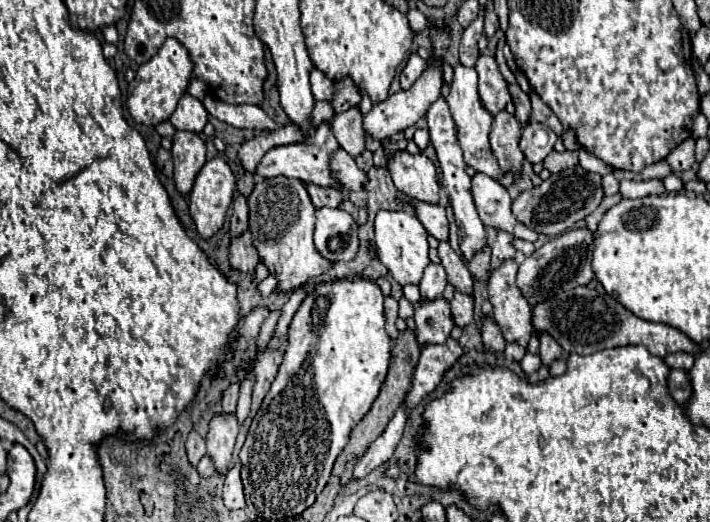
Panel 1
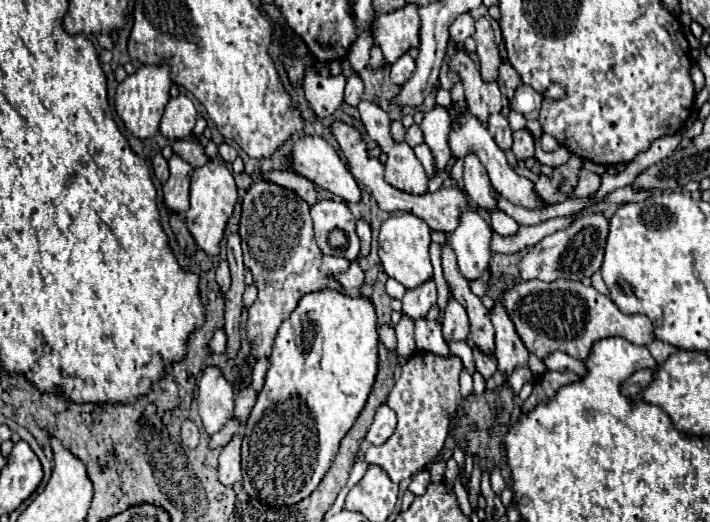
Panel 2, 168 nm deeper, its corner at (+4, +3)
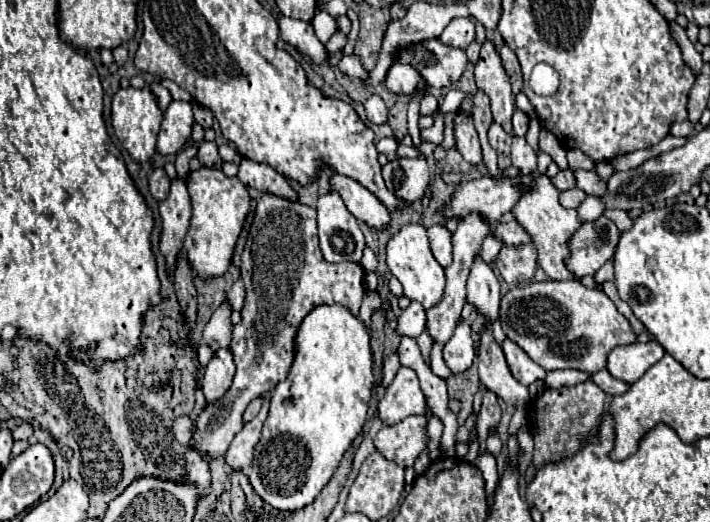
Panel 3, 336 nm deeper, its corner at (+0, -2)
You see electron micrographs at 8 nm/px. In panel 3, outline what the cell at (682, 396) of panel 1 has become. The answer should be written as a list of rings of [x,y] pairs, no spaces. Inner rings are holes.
[[[601,369],[601,371],[593,373],[593,375],[591,375],[591,381],[597,383],[597,385],[599,385],[607,395],[611,395],[611,397],[613,397],[613,395],[621,395],[621,393],[625,393],[625,391],[629,389],[627,383],[623,383],[623,381],[619,381],[619,379],[613,379],[607,369]]]

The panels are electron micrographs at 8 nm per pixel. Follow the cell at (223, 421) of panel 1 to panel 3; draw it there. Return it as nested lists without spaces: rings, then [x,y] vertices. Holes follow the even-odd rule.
[[[217,349],[213,359],[207,363],[201,379],[201,389],[205,399],[215,401],[223,397],[223,393],[231,387],[233,375],[235,375],[233,353],[229,349]]]

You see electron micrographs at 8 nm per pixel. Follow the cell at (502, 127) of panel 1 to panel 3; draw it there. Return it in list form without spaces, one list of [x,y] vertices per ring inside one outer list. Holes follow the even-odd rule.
[[[493,123],[489,127],[489,145],[497,151],[497,153],[503,153],[503,155],[509,155],[509,149],[511,149],[511,135],[503,131],[503,127],[499,123]]]

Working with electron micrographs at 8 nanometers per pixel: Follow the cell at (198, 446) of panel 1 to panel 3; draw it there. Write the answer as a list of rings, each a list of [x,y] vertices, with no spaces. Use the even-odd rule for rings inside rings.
[[[183,415],[183,417],[177,417],[173,421],[173,427],[171,427],[171,433],[175,435],[175,441],[179,441],[181,445],[187,445],[191,441],[191,435],[193,435],[193,421]]]

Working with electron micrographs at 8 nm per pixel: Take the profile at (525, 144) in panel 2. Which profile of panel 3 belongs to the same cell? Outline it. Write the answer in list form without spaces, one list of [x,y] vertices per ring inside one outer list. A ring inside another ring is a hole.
[[[513,137],[511,145],[511,163],[521,173],[533,173],[537,169],[535,149],[525,141],[525,137]]]

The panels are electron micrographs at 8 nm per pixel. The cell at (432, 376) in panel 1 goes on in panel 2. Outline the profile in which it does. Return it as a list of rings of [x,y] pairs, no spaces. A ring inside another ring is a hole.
[[[417,352],[407,358],[403,372],[395,382],[387,406],[397,414],[397,428],[393,436],[383,446],[367,448],[367,464],[379,464],[391,476],[395,484],[405,478],[415,476],[425,464],[429,464],[437,452],[443,448],[443,442],[449,432],[449,412],[457,410],[461,400],[459,394],[459,372],[463,370],[461,358],[455,354],[439,356],[433,352]]]

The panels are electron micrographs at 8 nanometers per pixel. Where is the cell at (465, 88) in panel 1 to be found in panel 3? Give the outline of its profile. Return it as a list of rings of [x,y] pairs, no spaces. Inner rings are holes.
[[[541,175],[535,181],[535,185],[527,193],[521,195],[521,199],[517,201],[517,205],[513,209],[513,215],[527,229],[527,233],[533,237],[533,241],[535,241],[535,245],[539,249],[539,267],[547,273],[547,277],[553,279],[553,281],[577,279],[565,265],[567,253],[571,253],[567,249],[567,241],[579,229],[579,225],[583,225],[583,223],[581,223],[575,209],[565,209],[559,203],[559,191],[555,189],[551,177]]]

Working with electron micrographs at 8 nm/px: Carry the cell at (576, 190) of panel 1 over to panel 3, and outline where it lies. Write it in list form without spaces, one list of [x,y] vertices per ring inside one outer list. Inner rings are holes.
[[[563,169],[563,171],[559,171],[559,173],[553,177],[553,183],[555,183],[555,187],[557,187],[559,191],[565,191],[565,189],[575,187],[575,173],[573,173],[573,169]]]

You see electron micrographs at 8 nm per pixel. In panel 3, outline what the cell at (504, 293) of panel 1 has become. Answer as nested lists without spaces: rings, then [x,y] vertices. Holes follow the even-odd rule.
[[[509,339],[503,341],[503,353],[505,353],[505,357],[507,357],[507,365],[509,365],[513,377],[515,377],[519,383],[523,383],[523,385],[529,387],[533,381],[545,379],[545,375],[547,375],[545,369],[539,367],[537,363],[533,363],[533,361],[527,357],[527,353],[525,353],[521,347],[517,347],[513,341],[509,341]]]

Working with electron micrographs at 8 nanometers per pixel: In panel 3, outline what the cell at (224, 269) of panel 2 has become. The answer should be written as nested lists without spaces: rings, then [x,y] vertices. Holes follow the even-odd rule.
[[[225,301],[225,303],[213,313],[213,317],[209,319],[209,323],[205,325],[201,343],[209,345],[211,349],[229,347],[229,343],[231,343],[231,331],[233,331],[233,325],[231,325],[229,317],[231,317],[231,307],[229,307],[229,303]]]

